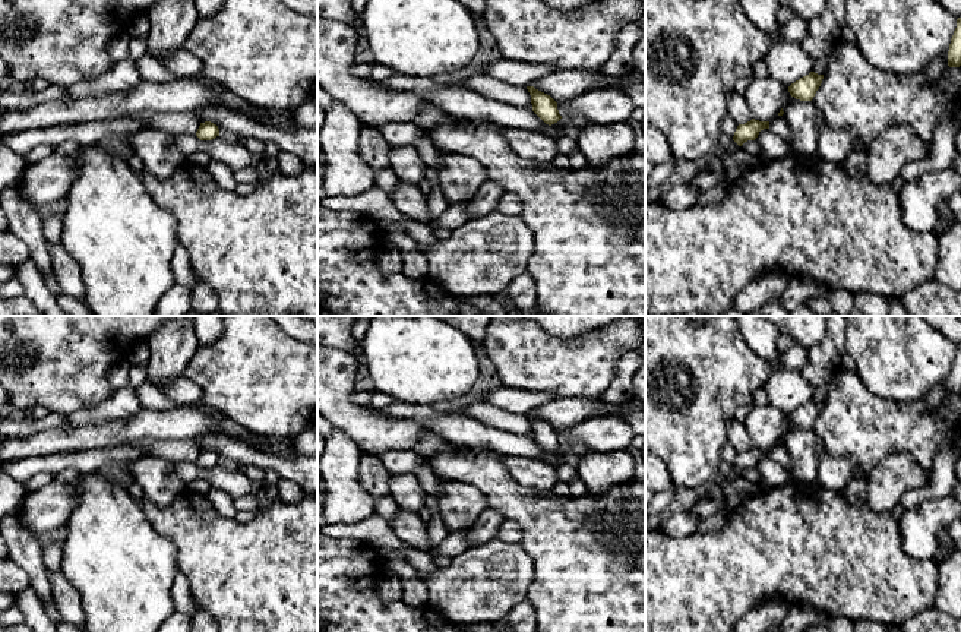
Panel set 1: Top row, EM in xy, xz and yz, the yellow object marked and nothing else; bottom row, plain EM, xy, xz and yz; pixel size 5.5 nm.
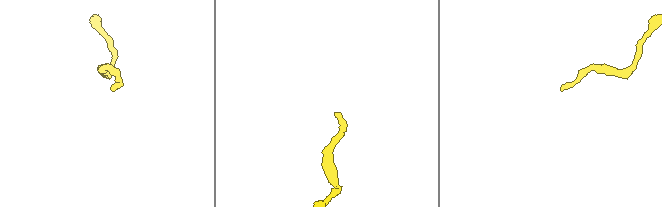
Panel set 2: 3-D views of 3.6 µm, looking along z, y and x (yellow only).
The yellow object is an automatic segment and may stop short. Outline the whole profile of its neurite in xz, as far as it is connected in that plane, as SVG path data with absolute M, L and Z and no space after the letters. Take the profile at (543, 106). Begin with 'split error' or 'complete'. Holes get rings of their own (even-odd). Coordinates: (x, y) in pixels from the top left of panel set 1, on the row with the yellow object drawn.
complete | M527 86L531 95L532 111L549 126L557 123L562 116L557 110L557 102L547 94L535 89L534 86Z

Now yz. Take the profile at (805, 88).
complete | M810 72L788 86L791 97L800 101L812 101L822 83L824 75Z

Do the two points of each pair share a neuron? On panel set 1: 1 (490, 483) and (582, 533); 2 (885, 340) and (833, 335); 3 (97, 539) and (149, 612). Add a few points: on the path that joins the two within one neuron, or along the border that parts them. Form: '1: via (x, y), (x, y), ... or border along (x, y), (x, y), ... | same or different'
1: via (514, 501), (541, 515), (559, 533) | same
2: border along (844, 331), (846, 353) | different
3: via (113, 556), (123, 571), (125, 584), (135, 594) | same

